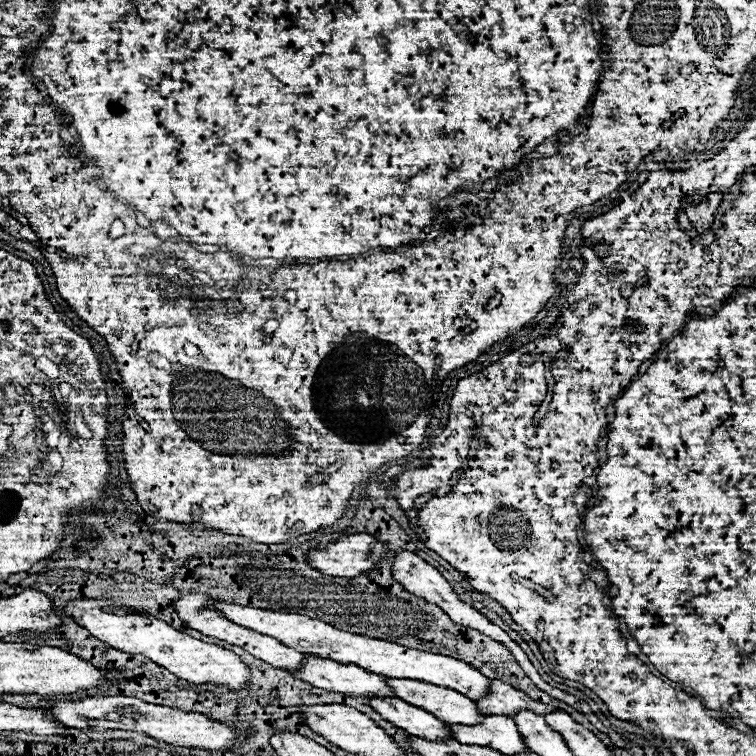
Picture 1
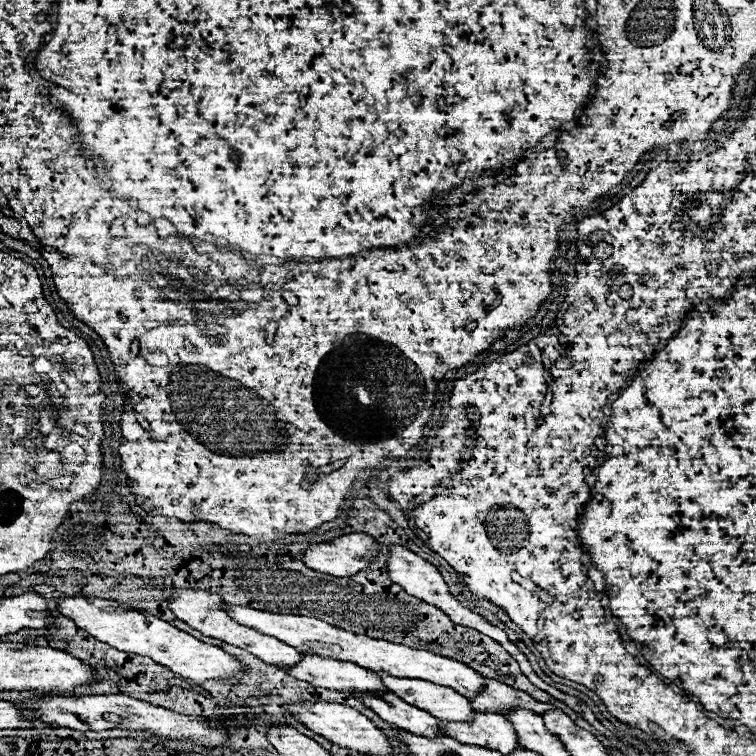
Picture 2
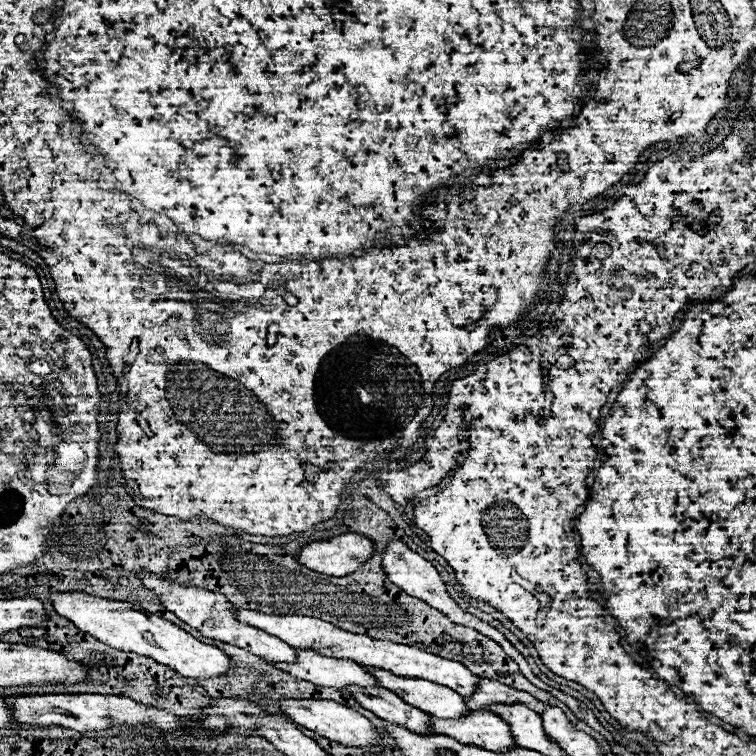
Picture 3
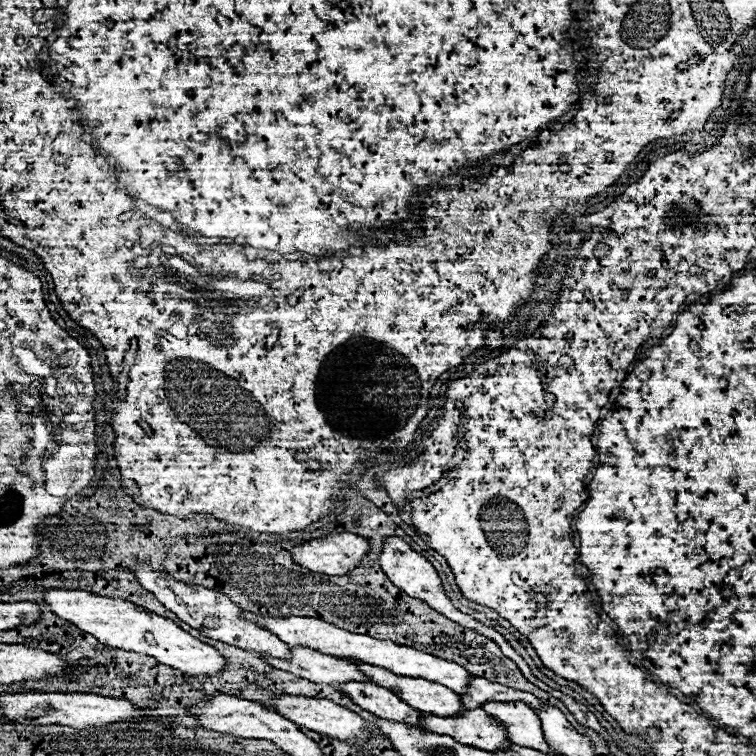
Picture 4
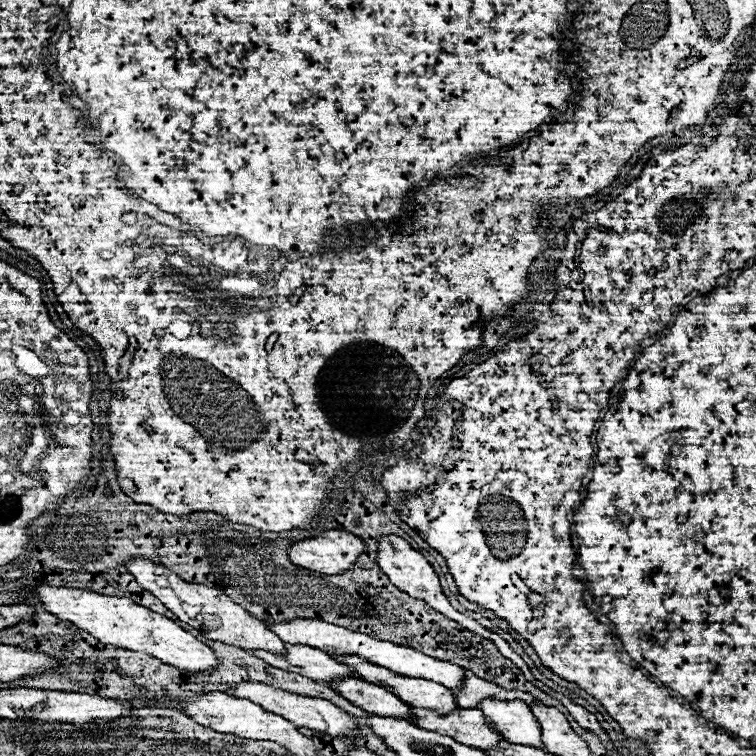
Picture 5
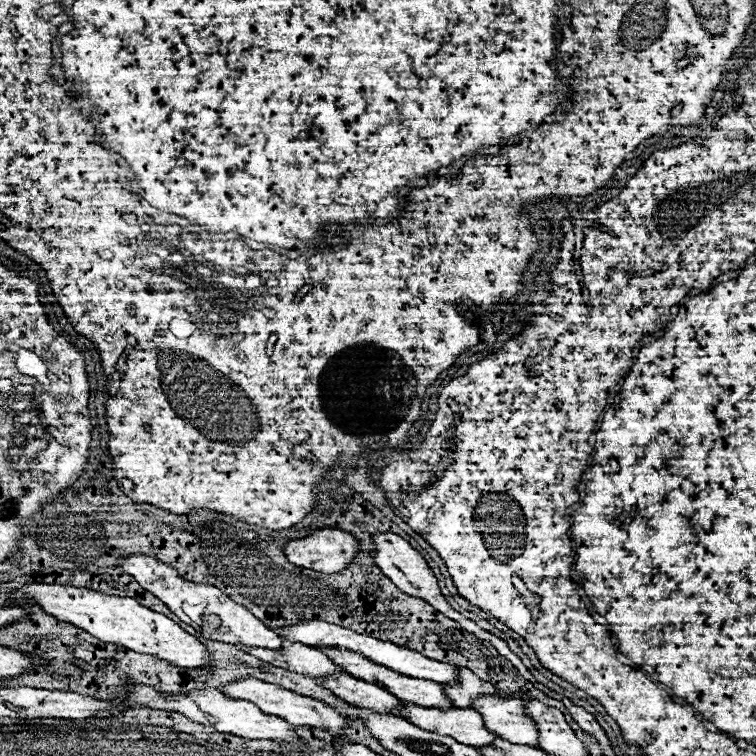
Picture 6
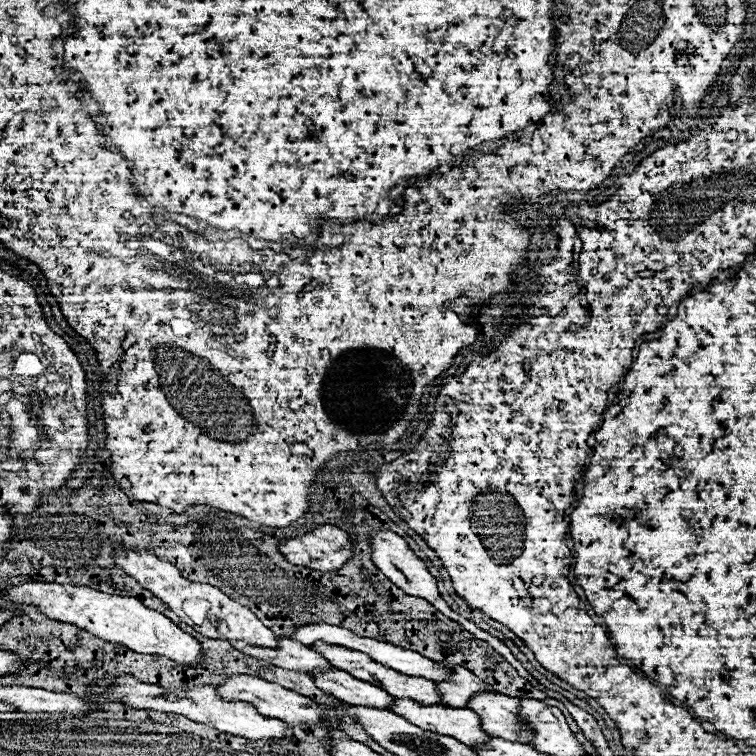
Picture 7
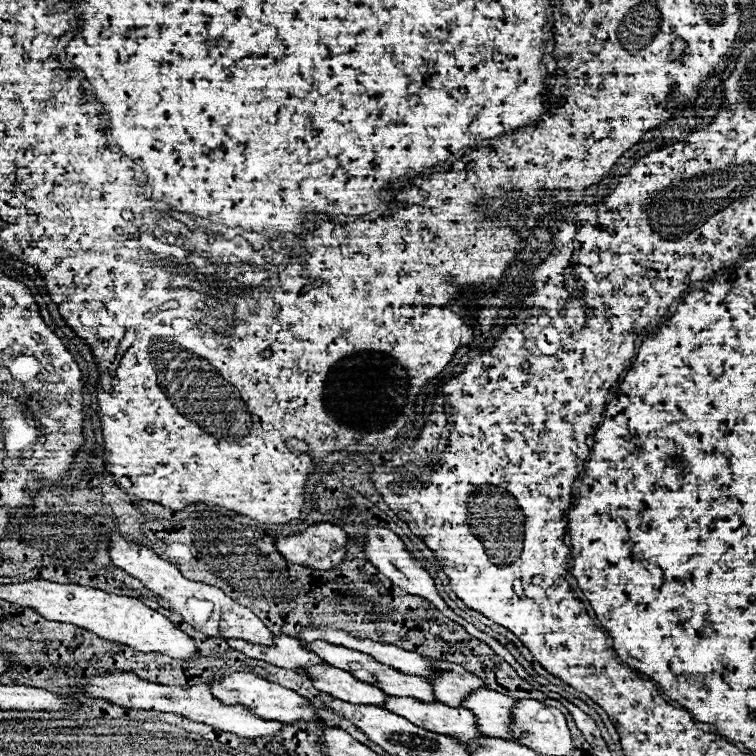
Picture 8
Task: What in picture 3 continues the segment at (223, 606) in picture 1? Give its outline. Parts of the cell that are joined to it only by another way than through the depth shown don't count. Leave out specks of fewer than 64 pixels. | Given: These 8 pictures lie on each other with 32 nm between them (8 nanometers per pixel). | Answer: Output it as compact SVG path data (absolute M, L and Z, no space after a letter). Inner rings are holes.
M236 608L236 618L238 618L238 622L250 624L250 626L254 626L258 630L264 630L264 632L268 632L272 636L278 636L282 642L290 644L292 648L316 650L322 656L352 660L352 662L356 662L360 666L370 666L370 668L376 668L376 670L388 670L394 676L424 678L424 680L440 682L442 686L448 686L448 688L456 690L462 696L472 696L478 682L480 682L480 676L472 674L464 664L460 664L456 660L448 660L448 658L430 654L426 650L410 648L410 646L404 646L404 644L394 644L390 640L374 640L374 638L364 636L364 634L352 634L352 632L336 628L336 626L324 622L324 620L318 620L318 618L296 616L296 614L274 616L274 614L264 614L264 612L246 610L246 608Z

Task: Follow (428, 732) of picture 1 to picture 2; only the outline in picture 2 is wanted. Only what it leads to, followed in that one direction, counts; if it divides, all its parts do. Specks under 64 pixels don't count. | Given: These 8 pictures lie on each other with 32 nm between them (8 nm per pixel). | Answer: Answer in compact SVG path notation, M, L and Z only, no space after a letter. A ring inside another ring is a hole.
M392 692L390 694L360 694L358 696L364 706L372 708L382 720L398 726L398 728L404 728L406 732L410 734L416 734L416 736L424 736L424 738L438 738L438 736L446 736L442 730L440 730L440 722L416 708L416 706L410 706L408 702L396 698Z

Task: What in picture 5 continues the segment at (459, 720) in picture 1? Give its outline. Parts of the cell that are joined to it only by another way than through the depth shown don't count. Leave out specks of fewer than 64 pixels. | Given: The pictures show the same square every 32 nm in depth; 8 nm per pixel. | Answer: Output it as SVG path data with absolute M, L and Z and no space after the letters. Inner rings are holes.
M338 654L332 656L340 662L348 662L348 666L352 666L352 670L356 668L356 674L360 674L364 680L376 682L378 686L392 690L392 694L396 694L402 702L408 702L412 708L436 710L438 714L450 714L460 708L452 692L438 682L398 676L382 666L372 666L370 662L364 662L362 658L356 656L338 656Z

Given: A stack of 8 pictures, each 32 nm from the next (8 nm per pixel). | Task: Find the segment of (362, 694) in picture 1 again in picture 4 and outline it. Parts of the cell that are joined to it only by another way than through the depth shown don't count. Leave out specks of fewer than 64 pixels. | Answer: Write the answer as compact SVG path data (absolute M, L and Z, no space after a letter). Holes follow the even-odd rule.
M302 646L292 648L292 662L276 662L274 658L264 658L264 660L278 670L286 670L314 684L328 684L328 686L340 686L346 682L372 684L372 680L366 674L362 674L356 664L352 666L352 662L348 660L328 658L318 650L308 650Z

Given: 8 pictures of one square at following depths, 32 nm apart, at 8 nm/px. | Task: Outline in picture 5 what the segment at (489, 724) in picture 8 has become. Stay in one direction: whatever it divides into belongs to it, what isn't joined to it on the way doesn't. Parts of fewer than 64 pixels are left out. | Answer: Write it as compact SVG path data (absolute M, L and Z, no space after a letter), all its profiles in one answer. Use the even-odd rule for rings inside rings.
M484 700L478 708L484 710L488 722L492 722L508 742L546 750L542 744L540 724L528 704L520 700Z

